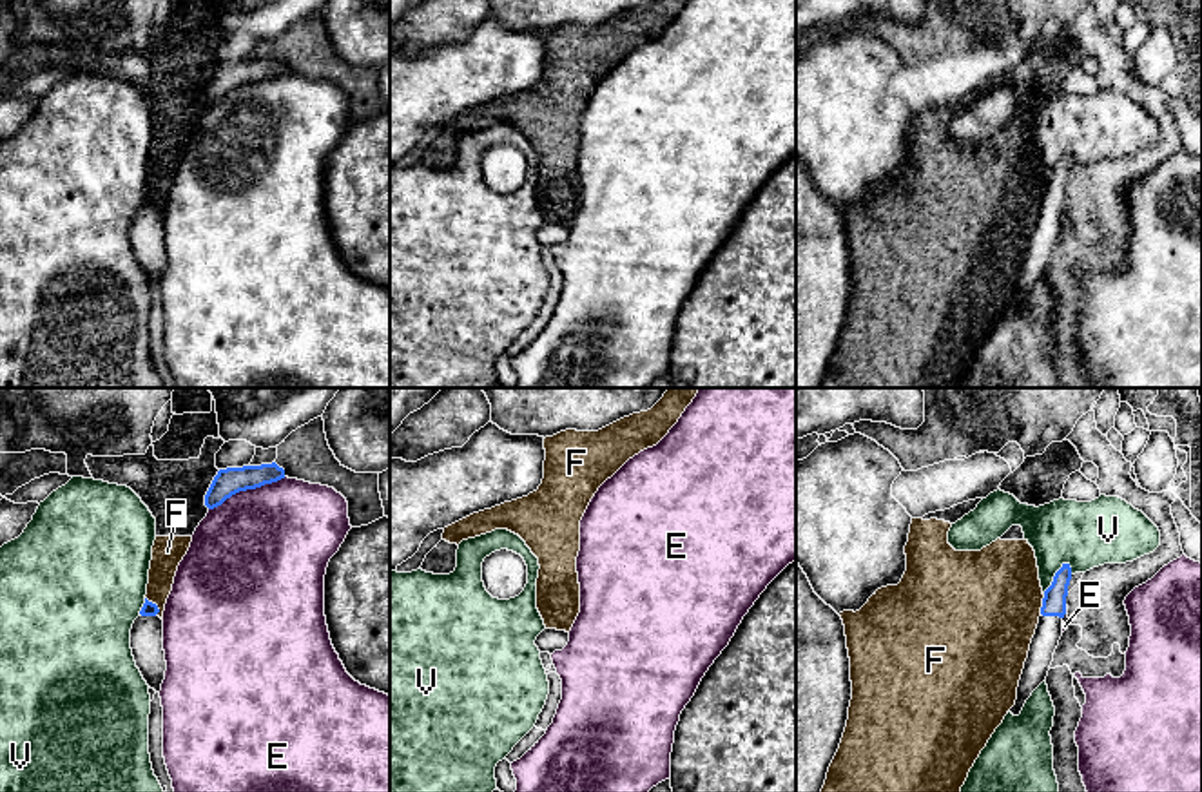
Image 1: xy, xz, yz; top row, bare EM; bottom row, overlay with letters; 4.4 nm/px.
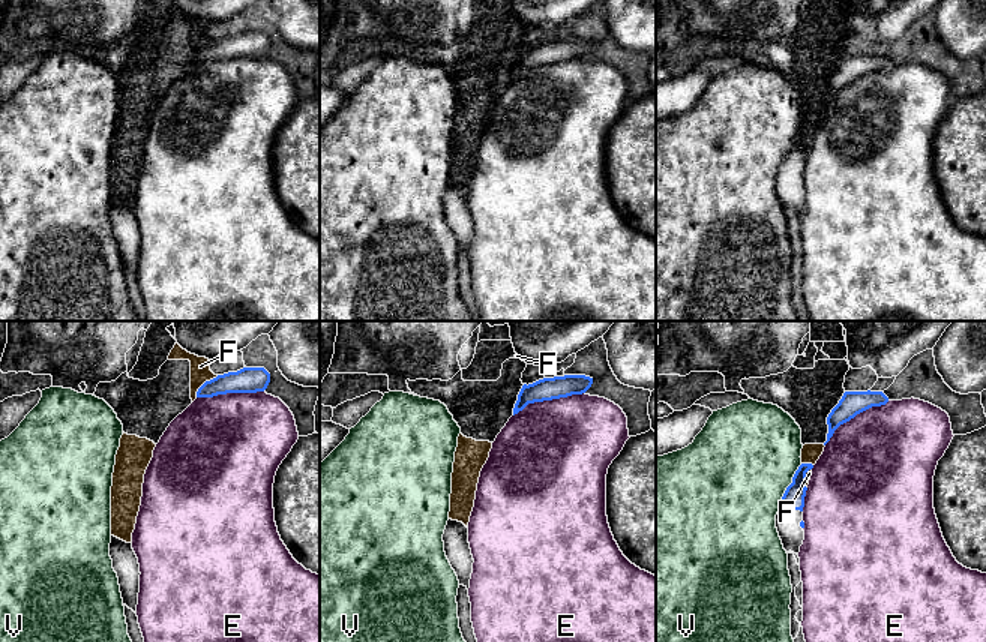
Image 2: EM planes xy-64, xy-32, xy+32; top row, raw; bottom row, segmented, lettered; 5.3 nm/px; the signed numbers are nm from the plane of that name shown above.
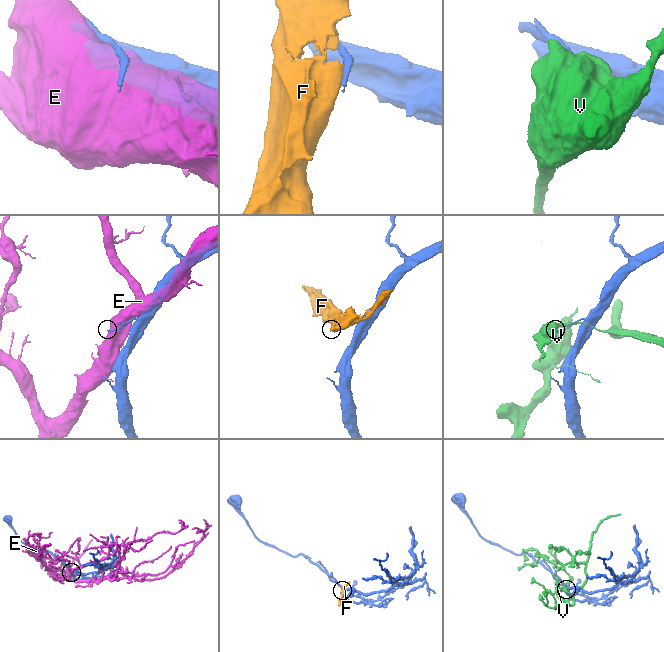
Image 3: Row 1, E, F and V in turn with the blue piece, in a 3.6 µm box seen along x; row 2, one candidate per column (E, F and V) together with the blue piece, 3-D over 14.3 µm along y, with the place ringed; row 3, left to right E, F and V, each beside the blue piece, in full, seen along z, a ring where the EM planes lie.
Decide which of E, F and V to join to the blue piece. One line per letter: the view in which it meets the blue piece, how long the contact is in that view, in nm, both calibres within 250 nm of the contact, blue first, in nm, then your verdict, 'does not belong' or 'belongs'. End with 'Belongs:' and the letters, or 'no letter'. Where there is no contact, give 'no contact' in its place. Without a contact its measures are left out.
E: xy | 380 nm | 120/480 nm | does not belong
F: xy | 100 nm | 60/140 nm | does not belong
V: yz | 180 nm | 110/300 nm | does not belong
Belongs: no letter

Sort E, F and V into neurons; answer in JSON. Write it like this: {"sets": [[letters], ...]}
{"sets": [["E"], ["F"], ["V"]]}

